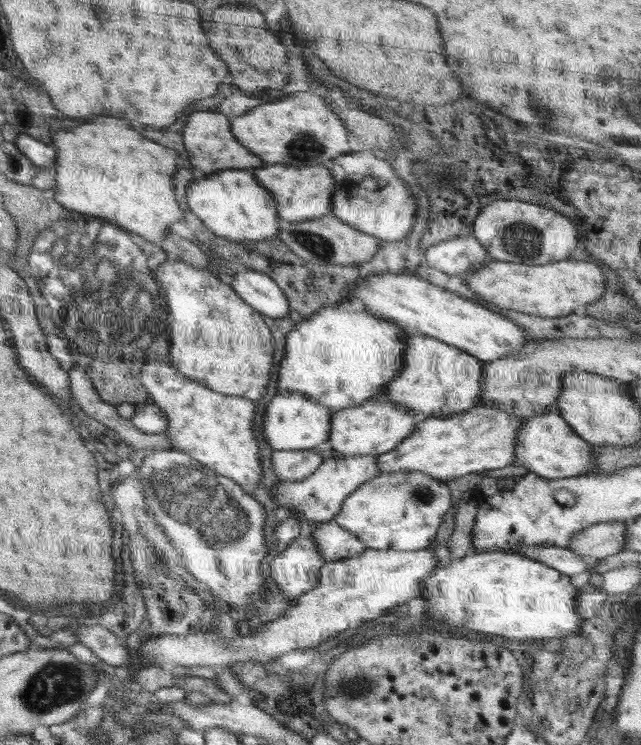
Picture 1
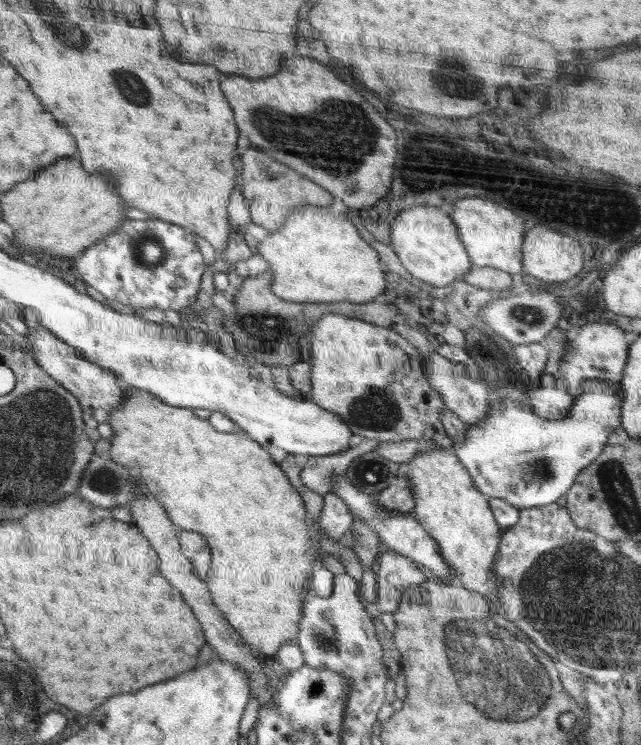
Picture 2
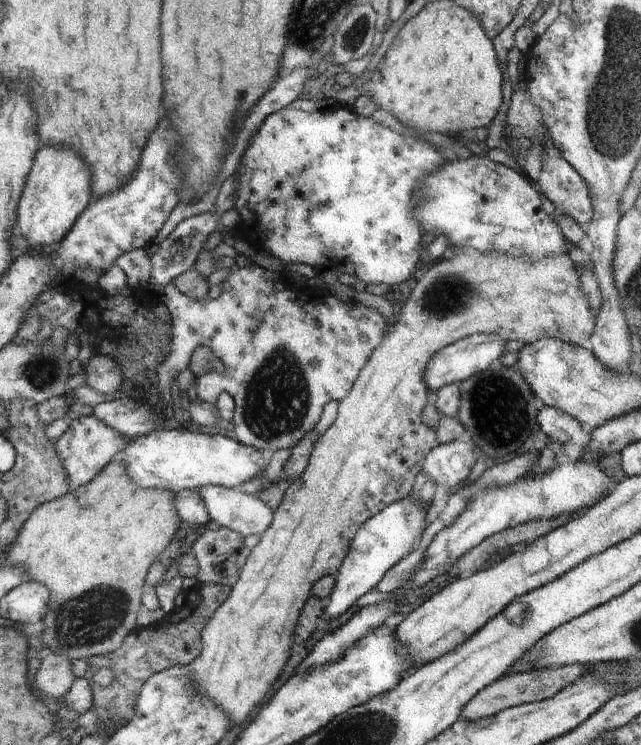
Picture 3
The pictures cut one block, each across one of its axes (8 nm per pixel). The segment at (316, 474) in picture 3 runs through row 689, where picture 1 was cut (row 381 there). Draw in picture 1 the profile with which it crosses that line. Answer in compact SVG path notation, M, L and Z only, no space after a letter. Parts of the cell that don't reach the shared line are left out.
M180 260L164 261L158 266L154 277L166 291L168 313L165 315L170 330L168 359L173 367L189 379L194 379L216 392L230 396L242 396L260 400L270 382L274 358L272 331L264 323L261 313L237 296L230 285L222 283L218 276L204 268L188 266Z

